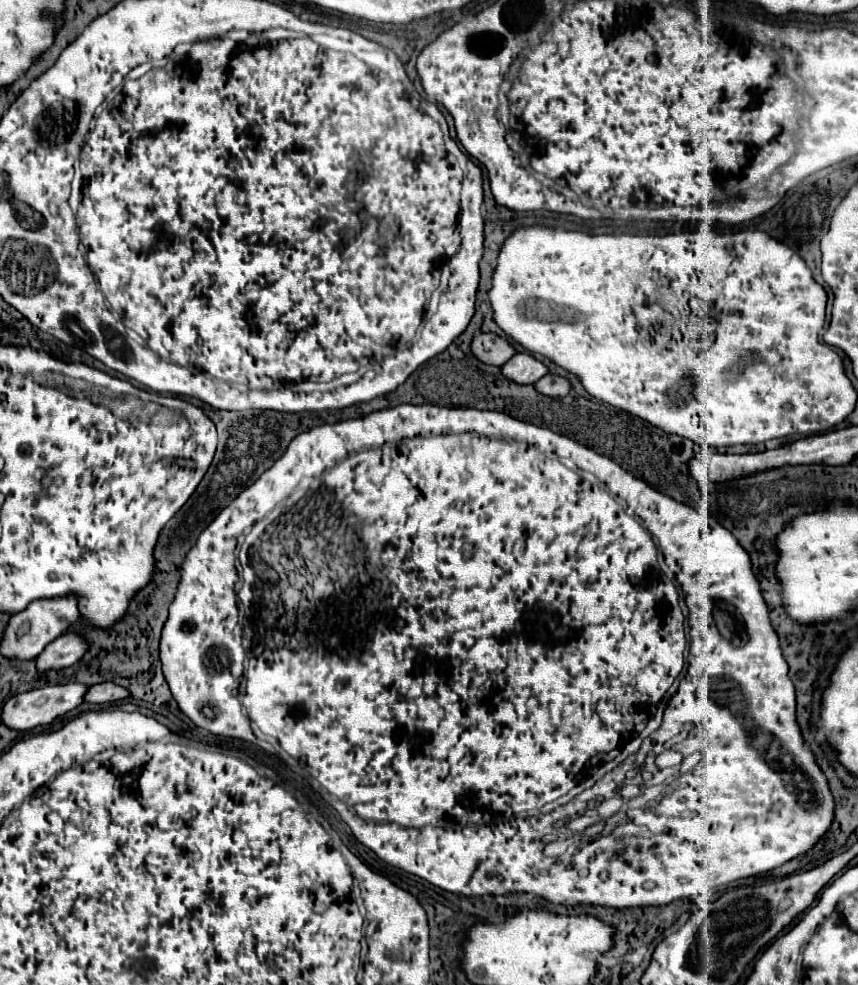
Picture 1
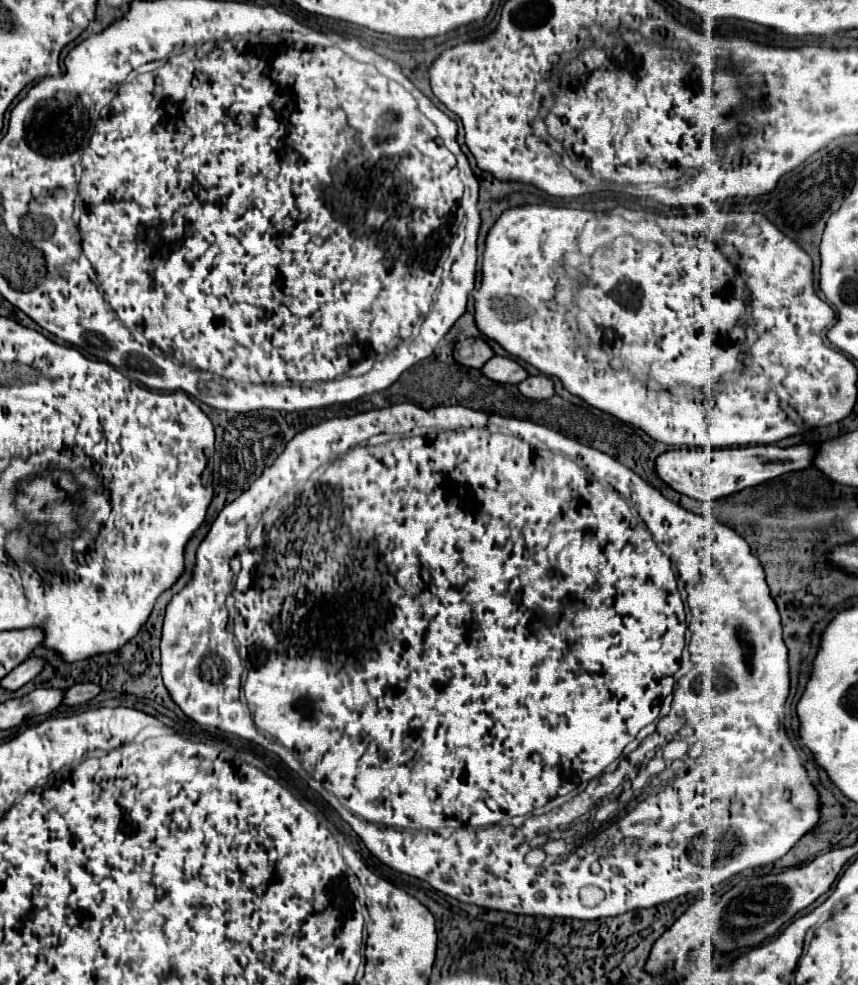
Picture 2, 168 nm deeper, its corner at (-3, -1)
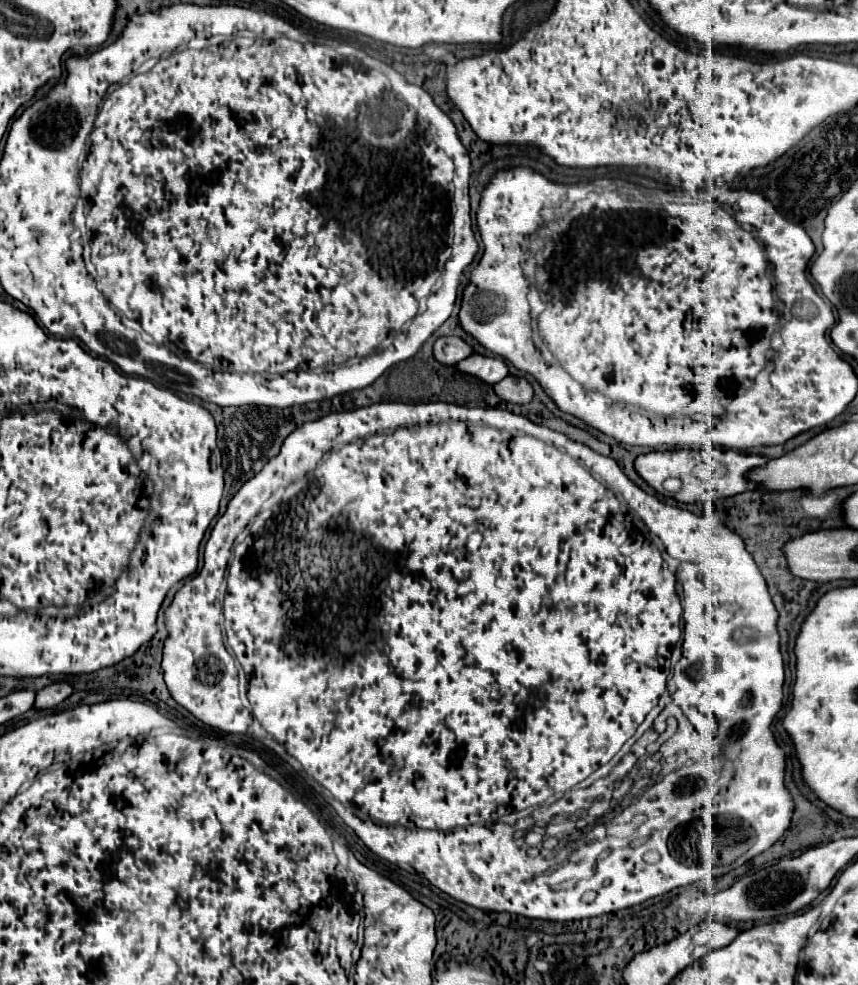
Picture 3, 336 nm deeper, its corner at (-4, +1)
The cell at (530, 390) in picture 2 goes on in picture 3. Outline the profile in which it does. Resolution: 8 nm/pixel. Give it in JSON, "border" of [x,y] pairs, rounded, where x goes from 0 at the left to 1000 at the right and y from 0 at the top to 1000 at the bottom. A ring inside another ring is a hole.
{"border":[[[591,381],[589,385],[584,385],[582,389],[575,391],[575,397],[582,405],[593,407],[593,409],[610,411],[610,409],[619,409],[619,405],[621,405],[621,393],[610,383]]]}

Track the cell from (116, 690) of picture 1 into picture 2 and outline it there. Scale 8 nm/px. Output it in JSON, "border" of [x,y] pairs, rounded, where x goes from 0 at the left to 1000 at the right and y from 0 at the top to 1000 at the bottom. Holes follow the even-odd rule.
{"border":[[[93,693],[93,695],[84,695],[77,702],[77,712],[75,716],[93,716],[100,714],[105,710],[110,710],[114,704],[119,704],[119,697],[110,695],[110,693]]]}

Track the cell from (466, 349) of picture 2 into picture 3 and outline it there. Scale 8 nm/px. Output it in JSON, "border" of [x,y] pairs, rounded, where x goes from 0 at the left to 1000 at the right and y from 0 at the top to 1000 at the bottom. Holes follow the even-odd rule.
{"border":[[[512,342],[505,348],[505,362],[516,371],[530,371],[549,358],[551,354],[537,342]]]}

